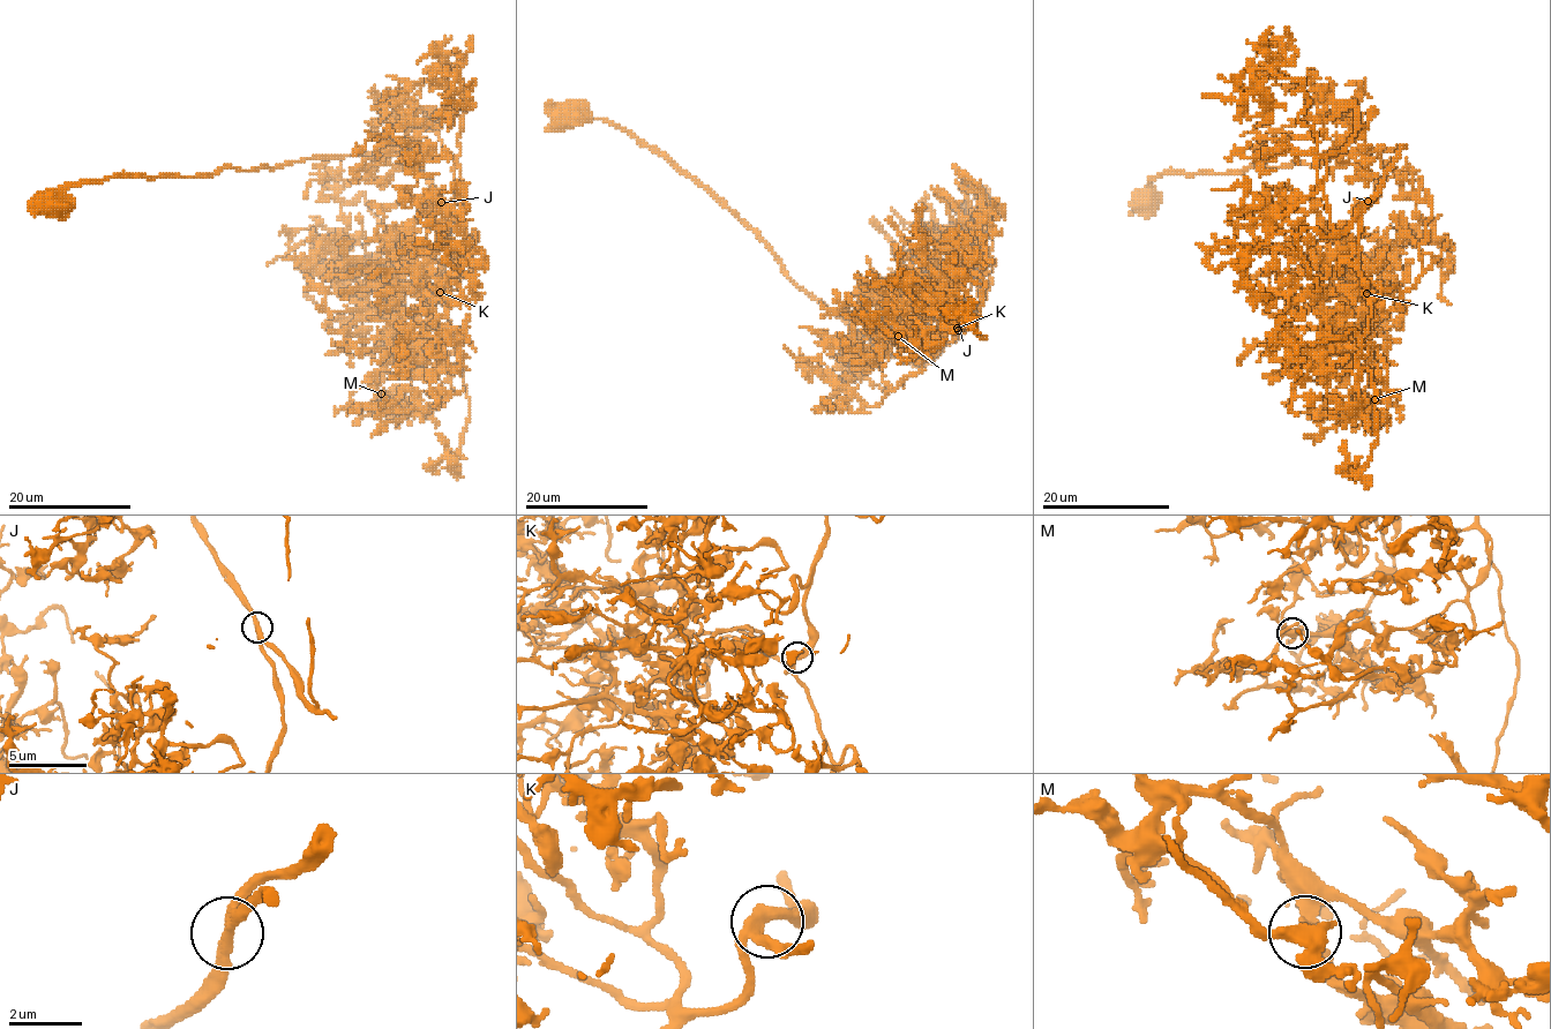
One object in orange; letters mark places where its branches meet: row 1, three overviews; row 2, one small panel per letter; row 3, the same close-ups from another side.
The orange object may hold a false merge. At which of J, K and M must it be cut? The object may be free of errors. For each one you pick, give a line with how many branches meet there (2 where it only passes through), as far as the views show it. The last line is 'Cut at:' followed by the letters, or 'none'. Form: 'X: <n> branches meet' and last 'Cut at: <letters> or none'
Cut at: none

